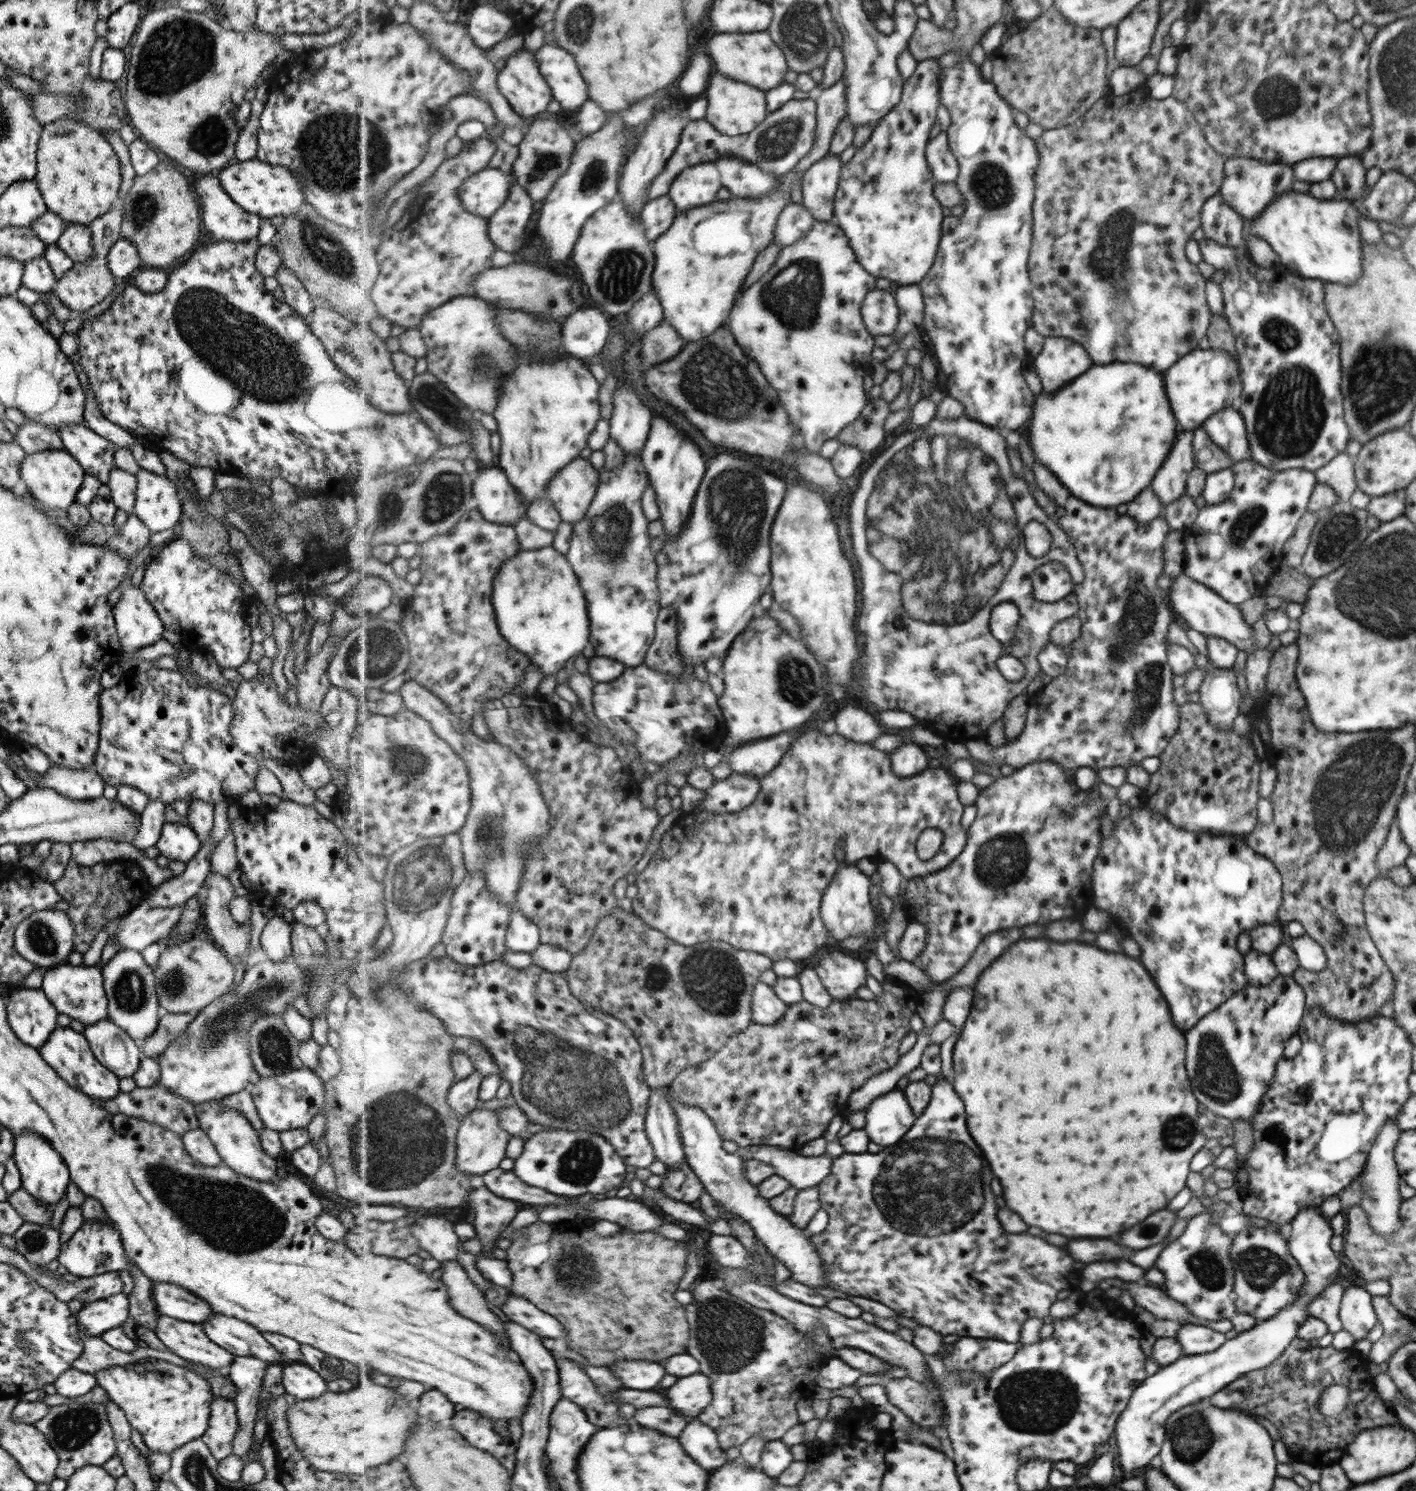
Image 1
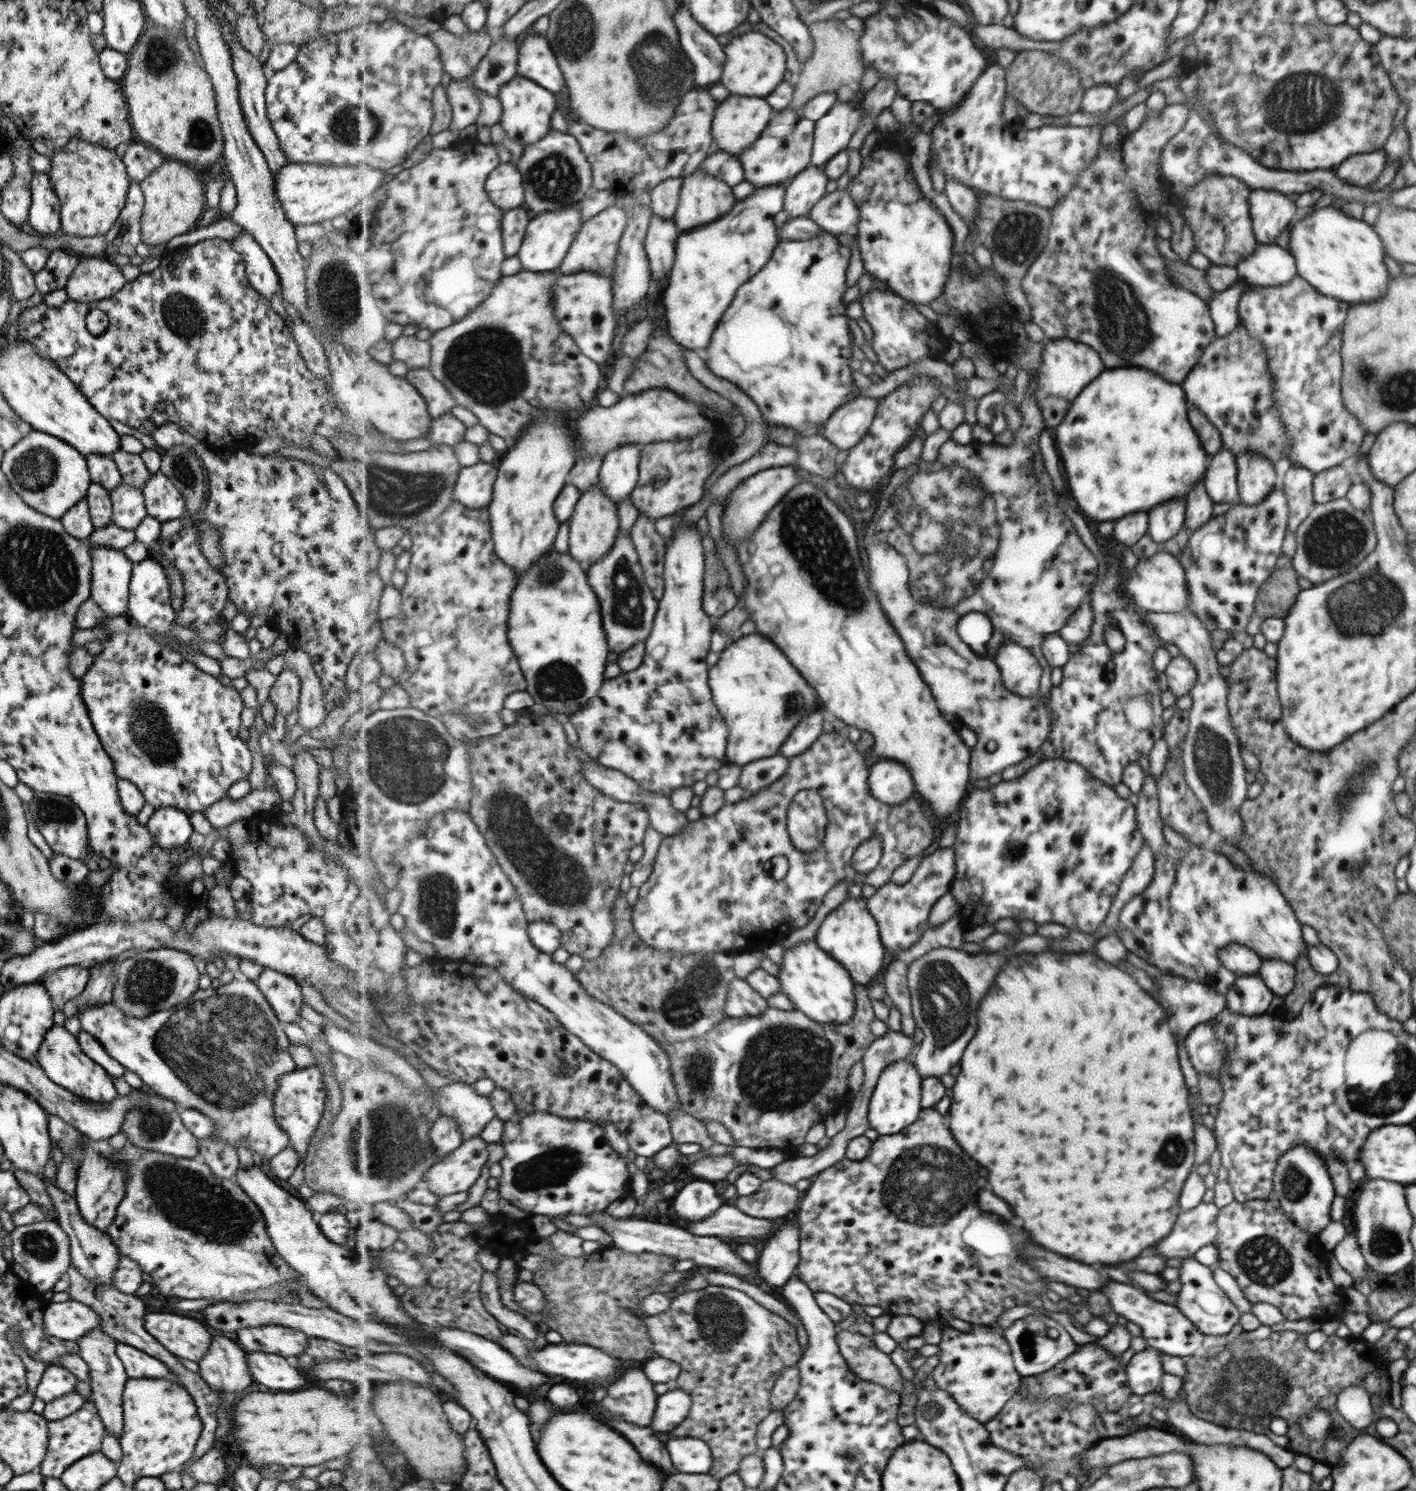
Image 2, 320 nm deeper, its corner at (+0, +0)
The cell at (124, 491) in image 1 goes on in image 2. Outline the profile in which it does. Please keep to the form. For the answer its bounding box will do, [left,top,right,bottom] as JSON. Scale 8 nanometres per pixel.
[108,483,146,530]

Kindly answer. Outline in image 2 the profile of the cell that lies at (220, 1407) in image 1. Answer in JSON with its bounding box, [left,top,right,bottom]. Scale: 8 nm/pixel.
[197,1334,251,1442]

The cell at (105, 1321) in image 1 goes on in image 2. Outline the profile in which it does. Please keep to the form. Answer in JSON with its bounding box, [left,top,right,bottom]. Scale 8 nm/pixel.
[43,1299,101,1342]

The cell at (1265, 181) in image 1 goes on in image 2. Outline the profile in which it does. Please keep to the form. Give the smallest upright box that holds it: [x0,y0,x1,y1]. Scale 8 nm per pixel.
[1250,189,1295,245]

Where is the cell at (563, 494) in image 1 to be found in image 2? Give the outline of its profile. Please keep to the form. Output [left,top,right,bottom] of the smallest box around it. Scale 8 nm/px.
[570,484,621,568]

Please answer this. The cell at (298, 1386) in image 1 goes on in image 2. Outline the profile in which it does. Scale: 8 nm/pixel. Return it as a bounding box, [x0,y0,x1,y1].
[245,1351,307,1390]

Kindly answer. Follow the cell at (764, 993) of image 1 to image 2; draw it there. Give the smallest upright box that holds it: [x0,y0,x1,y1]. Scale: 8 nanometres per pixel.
[726,977,768,1018]

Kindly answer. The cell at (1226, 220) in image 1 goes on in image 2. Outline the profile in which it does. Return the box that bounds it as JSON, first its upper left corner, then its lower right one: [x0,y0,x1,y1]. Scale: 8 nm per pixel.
[1179,174,1256,267]

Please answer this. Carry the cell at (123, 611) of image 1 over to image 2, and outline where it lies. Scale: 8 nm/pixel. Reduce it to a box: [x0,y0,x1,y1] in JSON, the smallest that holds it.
[87,542,132,618]

